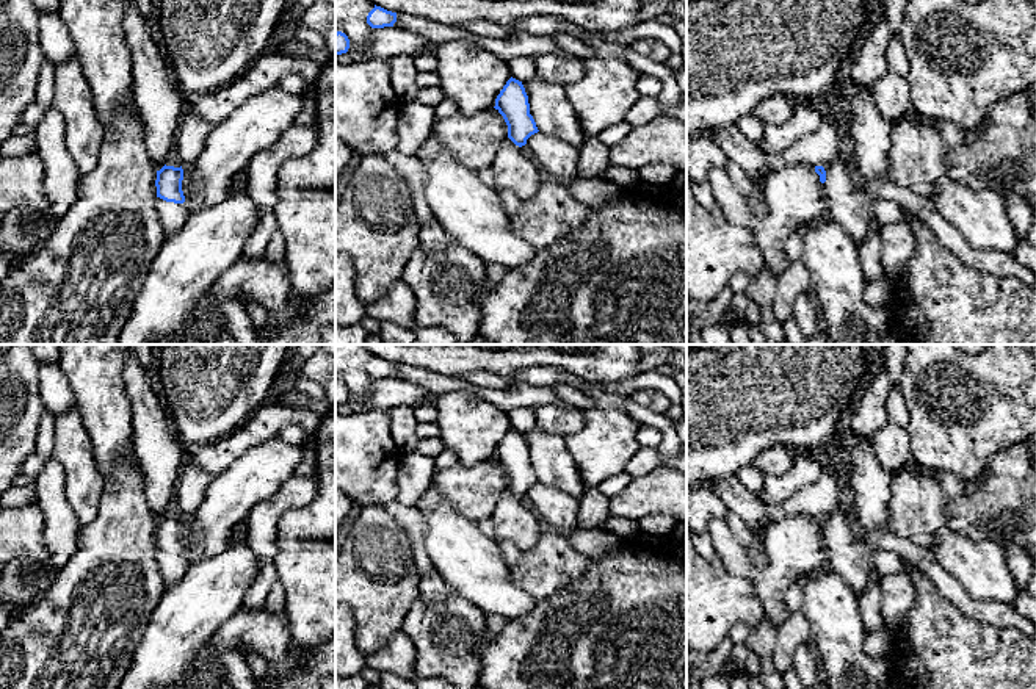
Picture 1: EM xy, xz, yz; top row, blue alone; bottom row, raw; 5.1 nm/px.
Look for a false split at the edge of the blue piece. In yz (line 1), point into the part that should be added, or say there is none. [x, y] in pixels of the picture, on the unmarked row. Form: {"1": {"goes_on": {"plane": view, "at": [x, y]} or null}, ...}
{"1": {"goes_on": null}}

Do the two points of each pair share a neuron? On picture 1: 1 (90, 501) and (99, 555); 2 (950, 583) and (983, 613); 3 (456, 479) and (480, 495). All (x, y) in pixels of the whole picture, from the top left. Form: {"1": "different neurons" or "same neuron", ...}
{"1": "different neurons", "2": "same neuron", "3": "same neuron"}

